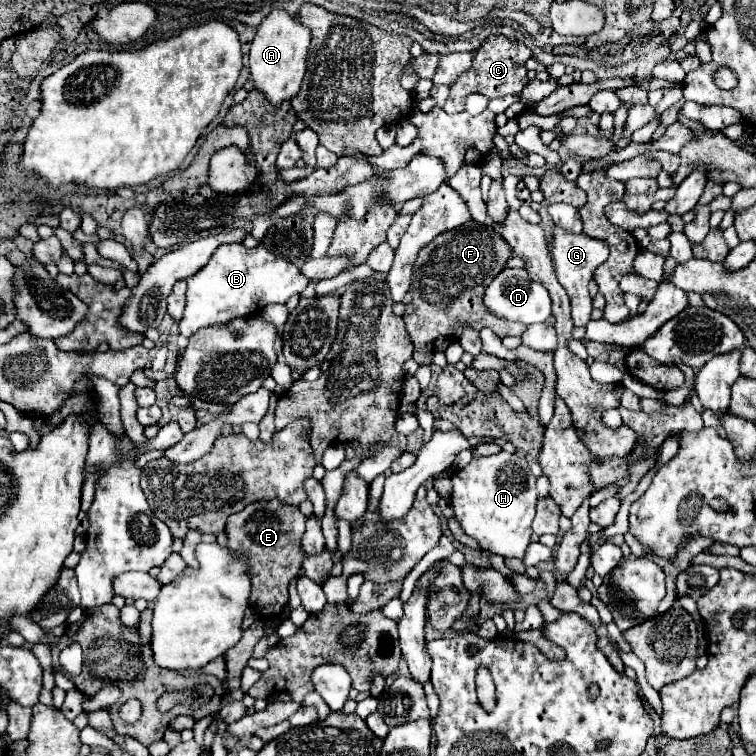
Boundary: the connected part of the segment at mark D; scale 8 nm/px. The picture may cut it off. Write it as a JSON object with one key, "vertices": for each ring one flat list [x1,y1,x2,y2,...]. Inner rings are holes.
{"vertices":[[505,268,503,274,499,274,491,286,485,292,485,304,489,306,489,310,497,316,503,316,507,320,515,320,521,322,525,326,535,324,535,322,545,322,551,314,551,300,549,300,549,292,539,286,539,282,531,280,527,270,519,270,519,268]]}

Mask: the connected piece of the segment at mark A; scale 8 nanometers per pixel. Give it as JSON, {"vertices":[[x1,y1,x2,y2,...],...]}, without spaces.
{"vertices":[[273,8,265,20,259,24,253,44,251,44,251,76,255,82,255,88,263,90,263,94,269,98,271,104,279,104,283,100,291,100,301,86,301,80,307,70,307,52,309,52,311,34,307,26,301,24,299,18,291,16,285,10]]}

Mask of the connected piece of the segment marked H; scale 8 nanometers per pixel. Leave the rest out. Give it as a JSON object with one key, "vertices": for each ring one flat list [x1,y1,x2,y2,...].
{"vertices":[[509,452,473,458,465,468,457,470,451,480,451,506,461,528,481,544,483,552,523,560,531,544,531,522,537,506,537,478,531,474,527,460,521,454]]}

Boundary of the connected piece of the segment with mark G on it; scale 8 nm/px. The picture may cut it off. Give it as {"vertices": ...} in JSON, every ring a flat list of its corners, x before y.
{"vertices":[[553,226,553,242,549,244,551,260,555,266,557,280,565,286,569,298,571,298,571,310,573,310,573,324,575,326,587,326,591,320,591,310,593,310,593,300,587,290,587,282,591,280,595,268,609,258,609,246,607,242,601,242,597,238,591,238,587,234,573,234,561,226]]}

